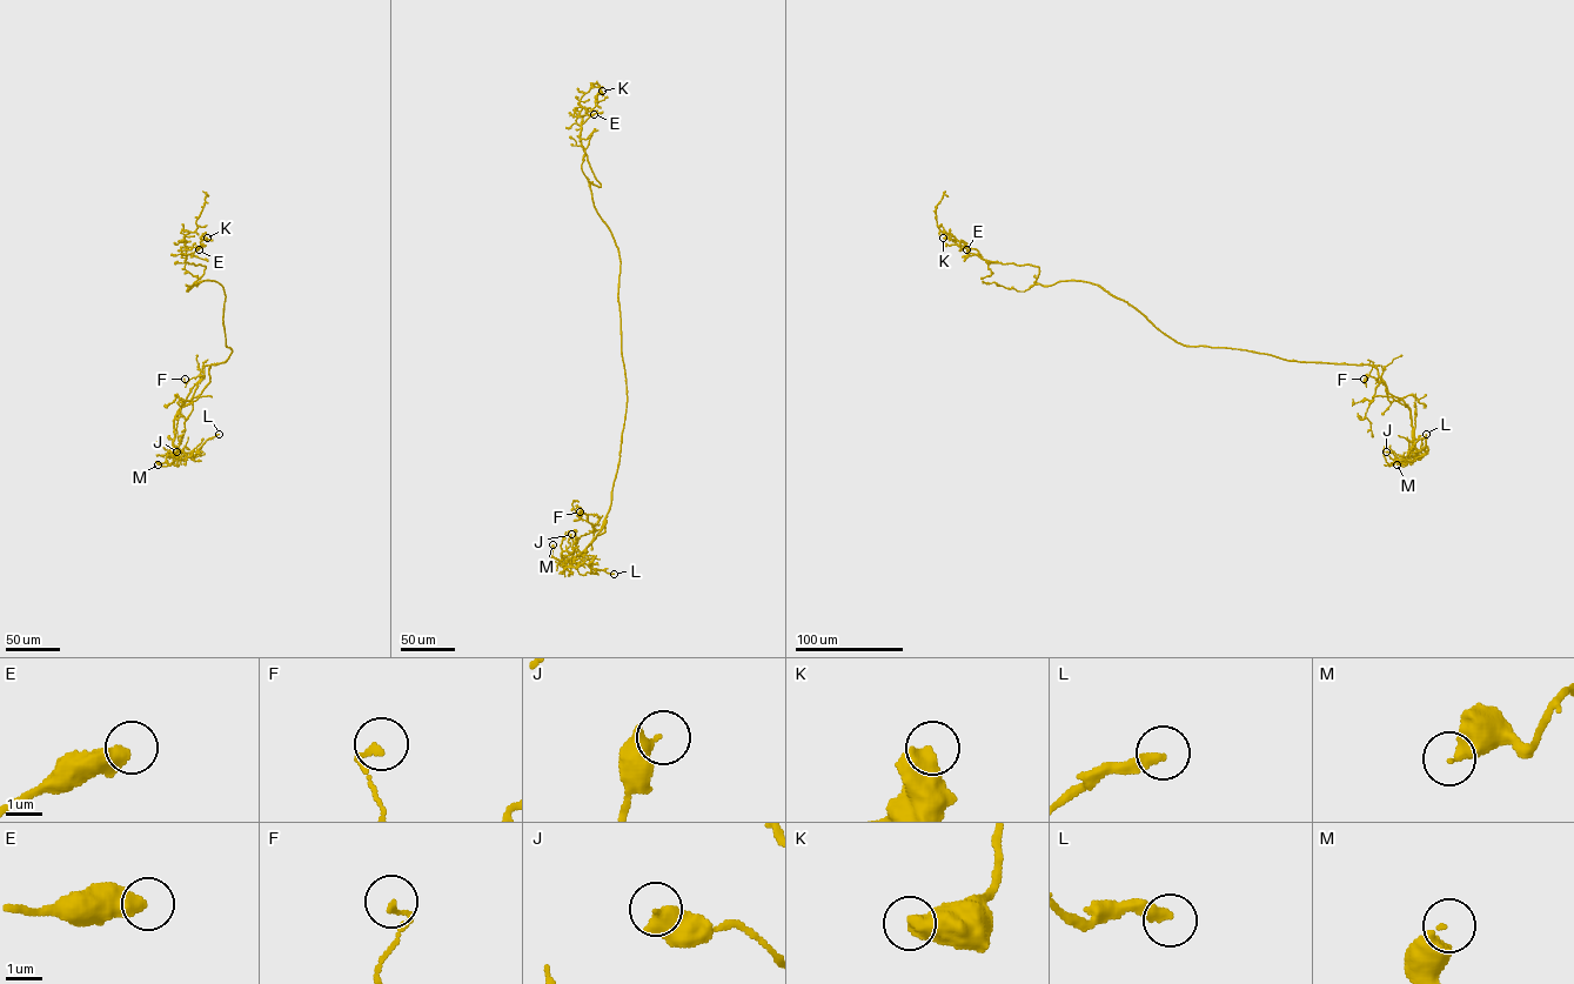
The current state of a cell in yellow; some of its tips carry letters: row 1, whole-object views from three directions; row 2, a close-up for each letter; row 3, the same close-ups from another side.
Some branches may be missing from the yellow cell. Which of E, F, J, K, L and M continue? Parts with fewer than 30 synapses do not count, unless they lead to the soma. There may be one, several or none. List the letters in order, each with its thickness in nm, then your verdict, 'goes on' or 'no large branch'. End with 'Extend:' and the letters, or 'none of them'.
E: calibre 500 nm; no large branch
F: calibre 120 nm; no large branch
J: calibre 440 nm; no large branch
K: calibre 650 nm; no large branch
L: calibre 360 nm; no large branch
M: calibre 300 nm; no large branch
Extend: none of them

